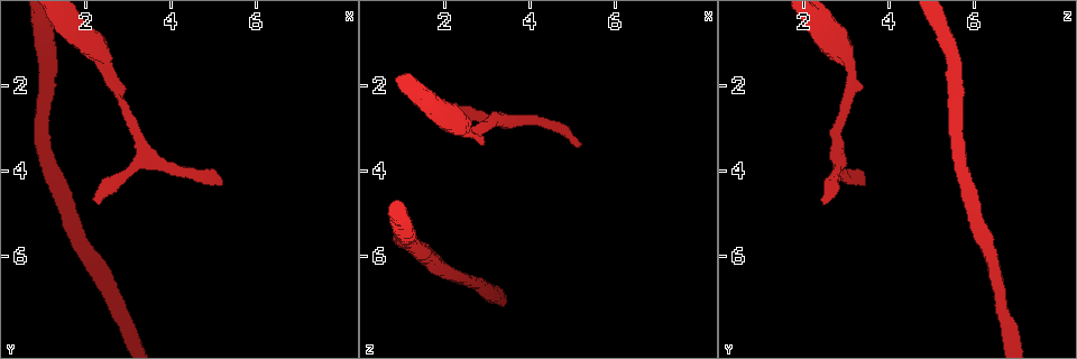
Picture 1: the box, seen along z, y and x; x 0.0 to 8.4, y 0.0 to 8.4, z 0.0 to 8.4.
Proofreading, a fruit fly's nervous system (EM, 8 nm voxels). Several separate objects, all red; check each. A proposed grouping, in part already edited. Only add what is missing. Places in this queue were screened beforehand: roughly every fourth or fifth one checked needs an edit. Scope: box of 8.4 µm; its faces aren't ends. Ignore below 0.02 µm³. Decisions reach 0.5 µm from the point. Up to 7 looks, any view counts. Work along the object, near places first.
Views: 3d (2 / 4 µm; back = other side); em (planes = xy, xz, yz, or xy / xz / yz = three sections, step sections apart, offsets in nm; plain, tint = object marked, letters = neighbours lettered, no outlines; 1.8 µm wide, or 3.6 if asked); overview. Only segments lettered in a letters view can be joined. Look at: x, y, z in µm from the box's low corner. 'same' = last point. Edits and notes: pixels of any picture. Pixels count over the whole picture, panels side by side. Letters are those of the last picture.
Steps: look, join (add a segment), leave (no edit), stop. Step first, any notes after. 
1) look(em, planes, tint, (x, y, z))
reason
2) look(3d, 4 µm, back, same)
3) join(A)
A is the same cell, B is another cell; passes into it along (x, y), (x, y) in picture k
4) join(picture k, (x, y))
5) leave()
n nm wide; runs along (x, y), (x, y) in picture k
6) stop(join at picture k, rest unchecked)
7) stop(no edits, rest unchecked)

look(em, 3.6 µm, planes, letters, (2.40, 1.35, 3.05))
calibre changes

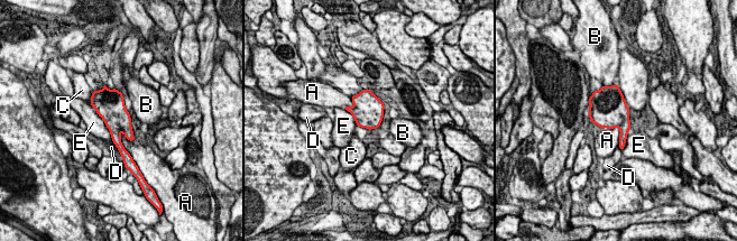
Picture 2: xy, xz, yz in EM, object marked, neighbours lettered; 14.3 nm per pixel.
leave()
380 nm wide; A, B, C, D and E are other cells; border along (120, 131), (120, 142), (131, 156) in picture 2; none of them fits

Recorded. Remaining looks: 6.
look(3d, 4 µm, back, (2.20, 4.65, 2.45))
free end

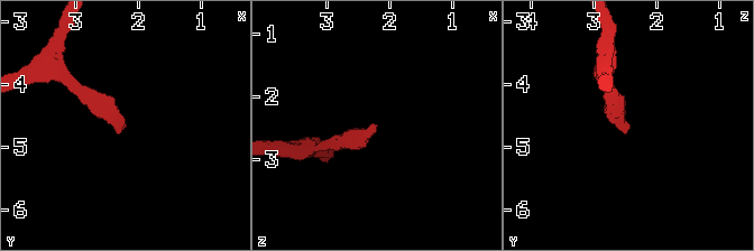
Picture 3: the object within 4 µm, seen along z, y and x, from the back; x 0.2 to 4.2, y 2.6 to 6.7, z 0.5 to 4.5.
look(em, planes, letters, (2.25, 4.60, 2.45))
now the EM

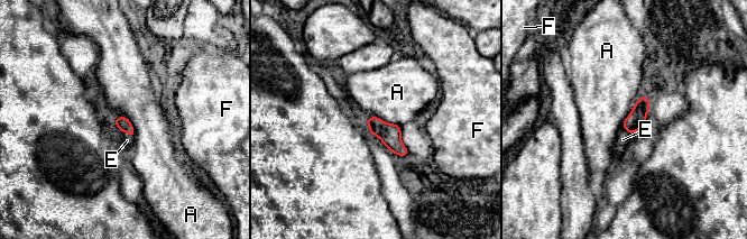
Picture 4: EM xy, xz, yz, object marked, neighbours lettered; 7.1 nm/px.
join(picture 4, (127, 140))
E is the same cell, A and F are other cells; passes into it along (123, 123), (127, 132), (127, 140) in picture 4; the neuron continues

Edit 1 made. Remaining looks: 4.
look(overview)

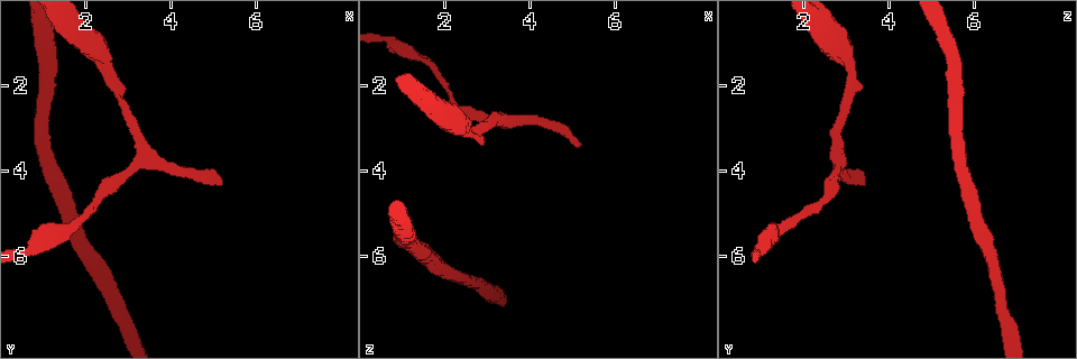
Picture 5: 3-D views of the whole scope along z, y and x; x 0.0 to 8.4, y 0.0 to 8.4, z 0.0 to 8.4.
look(3d, 2 µm, back, (5.15, 4.30, 3.45))
an open end

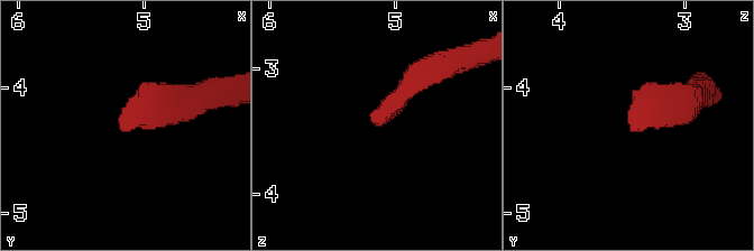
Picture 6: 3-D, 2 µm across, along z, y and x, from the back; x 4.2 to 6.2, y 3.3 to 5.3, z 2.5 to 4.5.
look(em, xy, step 16, letters, (5.14, 4.36, 3.44))
now the EM

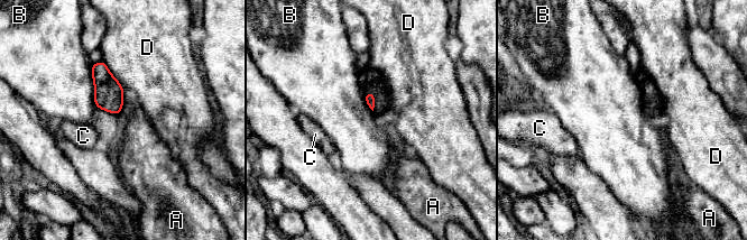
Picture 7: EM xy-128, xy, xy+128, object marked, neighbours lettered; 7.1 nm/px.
leave()
B touches over 320 nm; A, B, C and D are other cells; no lettered segment goes on from it

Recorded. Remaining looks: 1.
stop(join at picture 4, rest unchecked)

